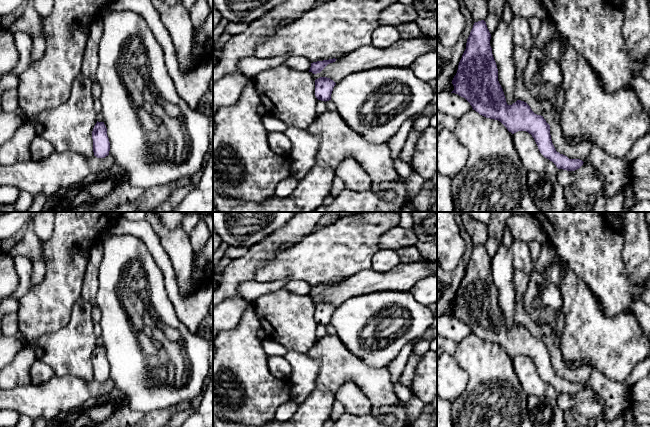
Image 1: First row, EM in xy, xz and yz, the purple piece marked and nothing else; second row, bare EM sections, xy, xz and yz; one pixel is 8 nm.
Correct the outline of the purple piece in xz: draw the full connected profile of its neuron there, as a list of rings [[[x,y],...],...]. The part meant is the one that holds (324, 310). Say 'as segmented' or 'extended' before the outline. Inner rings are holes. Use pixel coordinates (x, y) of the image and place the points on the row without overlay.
as segmented; [[[320,301],[315,304],[315,320],[318,324],[329,325],[336,307],[327,301]]]

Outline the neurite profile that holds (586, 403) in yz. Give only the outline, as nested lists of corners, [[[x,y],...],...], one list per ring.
[[[584,386],[583,389],[575,395],[558,393],[556,402],[561,410],[572,411],[574,414],[581,414],[590,419],[598,417],[603,409],[603,400],[599,402],[599,398],[600,397],[589,386]]]

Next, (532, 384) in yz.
[[[518,355],[512,358],[512,363],[522,389],[528,396],[535,395],[557,399],[558,392],[540,377],[531,358],[526,355]]]

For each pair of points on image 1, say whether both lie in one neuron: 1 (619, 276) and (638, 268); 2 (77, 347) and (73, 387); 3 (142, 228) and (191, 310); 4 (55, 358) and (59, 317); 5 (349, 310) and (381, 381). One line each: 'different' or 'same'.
1: different
2: different
3: same
4: different
5: different

